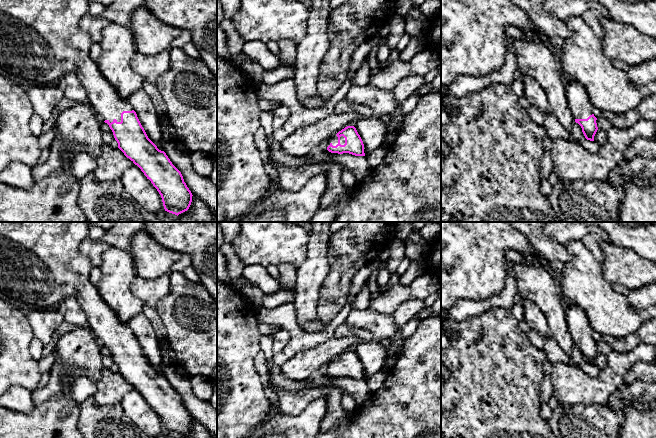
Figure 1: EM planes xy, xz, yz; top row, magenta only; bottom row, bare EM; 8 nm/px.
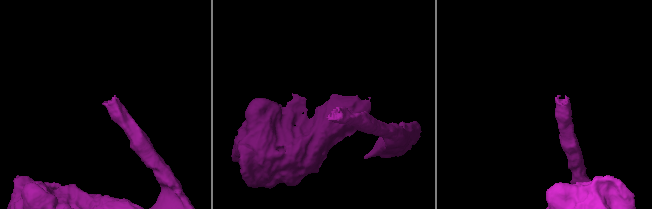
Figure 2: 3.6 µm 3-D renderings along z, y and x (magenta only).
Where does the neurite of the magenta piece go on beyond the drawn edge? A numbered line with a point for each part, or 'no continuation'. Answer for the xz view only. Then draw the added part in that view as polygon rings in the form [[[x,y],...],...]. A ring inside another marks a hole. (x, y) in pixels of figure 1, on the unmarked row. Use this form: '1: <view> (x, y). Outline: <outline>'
1: xz (334, 363). Outline: [[[336,357],[337,358],[337,357]],[[333,359],[332,361],[330,361],[329,363],[327,363],[324,367],[324,370],[327,372],[330,368],[332,368],[333,370],[336,370],[338,368],[338,361],[337,359]]]

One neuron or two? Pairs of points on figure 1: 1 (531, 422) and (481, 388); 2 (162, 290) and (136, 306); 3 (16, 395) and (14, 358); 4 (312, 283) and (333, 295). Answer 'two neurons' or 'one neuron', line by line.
1: one neuron
2: two neurons
3: two neurons
4: two neurons

